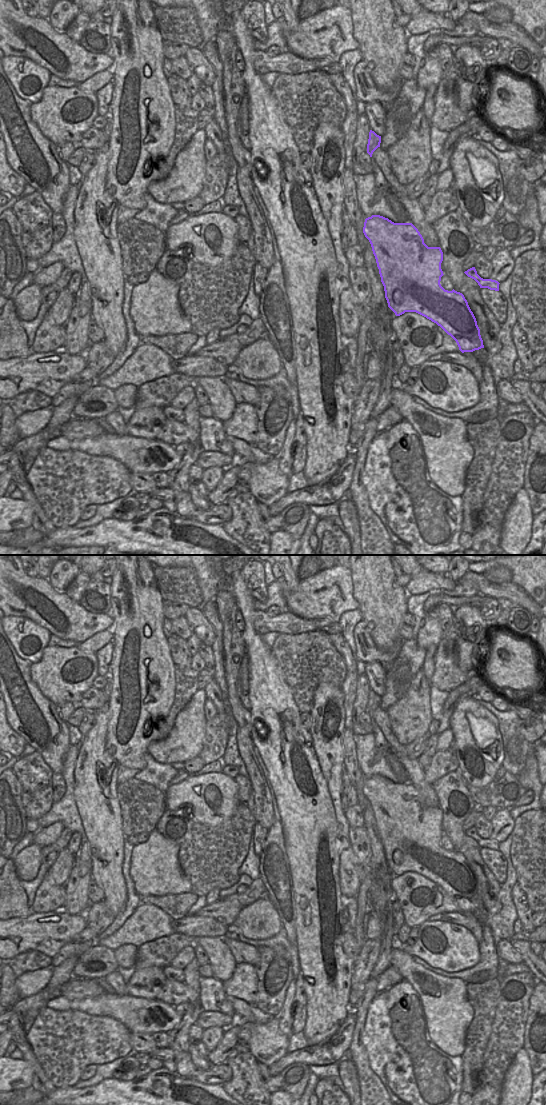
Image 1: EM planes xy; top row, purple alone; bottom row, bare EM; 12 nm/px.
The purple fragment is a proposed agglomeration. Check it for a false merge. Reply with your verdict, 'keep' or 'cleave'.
keep

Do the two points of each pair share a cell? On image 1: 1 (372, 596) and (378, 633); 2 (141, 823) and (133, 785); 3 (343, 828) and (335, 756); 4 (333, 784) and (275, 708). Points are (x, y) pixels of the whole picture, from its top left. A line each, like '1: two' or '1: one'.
1: one
2: one
3: one
4: two

